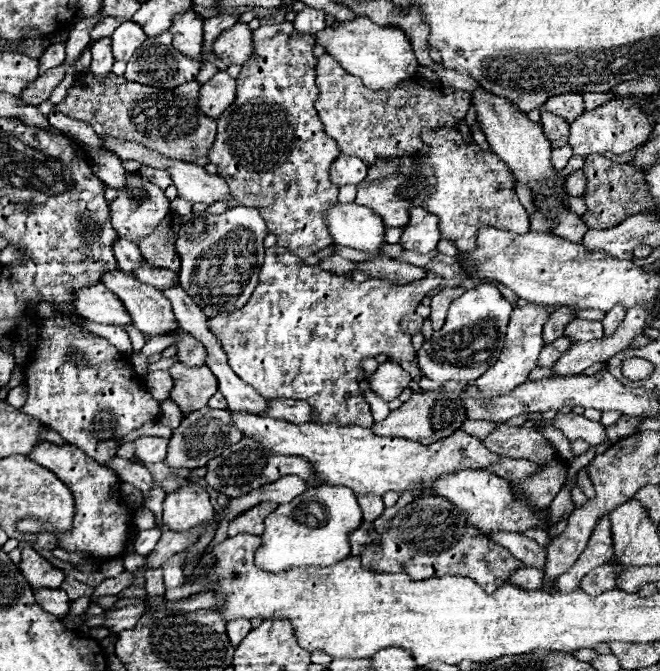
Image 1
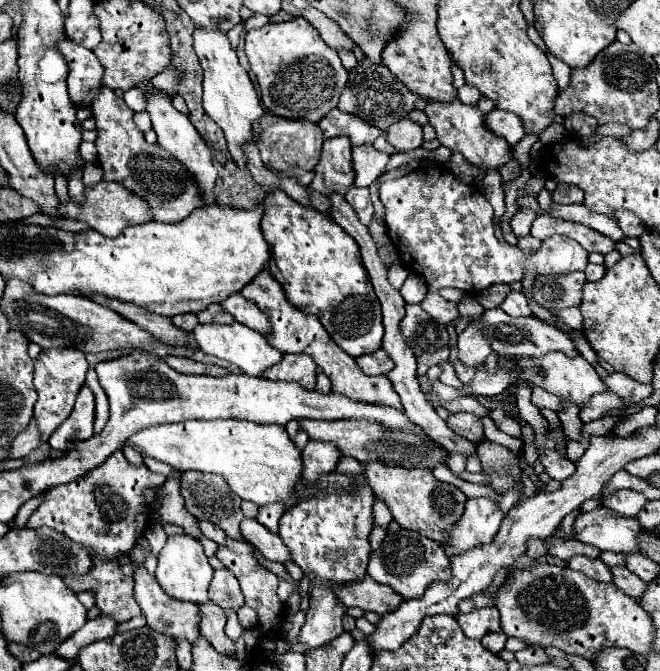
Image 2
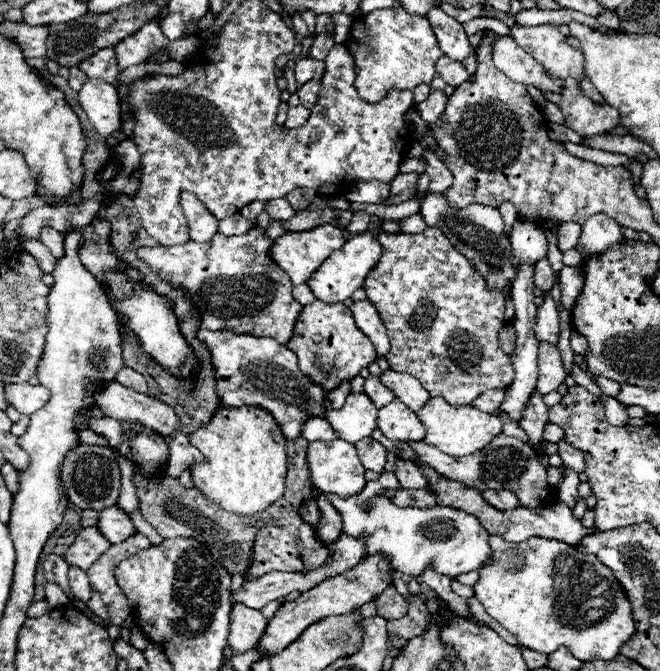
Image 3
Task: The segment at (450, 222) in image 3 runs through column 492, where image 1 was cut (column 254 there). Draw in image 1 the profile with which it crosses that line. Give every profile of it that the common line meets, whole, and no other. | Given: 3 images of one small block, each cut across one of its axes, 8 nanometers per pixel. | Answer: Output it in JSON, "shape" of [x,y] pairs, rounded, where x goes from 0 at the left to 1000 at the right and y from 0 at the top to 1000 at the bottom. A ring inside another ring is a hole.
{"shape":[[[361,307],[330,322],[315,316],[309,319],[288,316],[276,325],[276,337],[267,355],[267,376],[276,385],[276,399],[270,405],[270,414],[276,420],[276,429],[282,429],[282,438],[294,444],[294,450],[306,459],[306,465],[315,474],[336,465],[358,465],[382,441],[391,423],[394,396],[400,390],[400,352],[403,352],[403,334],[388,310]]]}

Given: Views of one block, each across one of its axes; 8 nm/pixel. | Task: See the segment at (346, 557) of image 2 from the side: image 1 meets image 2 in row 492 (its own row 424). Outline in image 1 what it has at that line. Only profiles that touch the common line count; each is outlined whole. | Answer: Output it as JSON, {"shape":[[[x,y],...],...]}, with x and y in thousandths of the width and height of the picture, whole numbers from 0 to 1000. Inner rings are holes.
{"shape":[[[427,367],[403,373],[403,390],[394,402],[391,426],[376,447],[376,453],[355,468],[333,468],[315,477],[318,495],[333,507],[339,525],[345,528],[348,548],[379,572],[400,593],[445,593],[464,596],[473,605],[473,629],[479,632],[530,632],[561,638],[567,632],[561,602],[542,578],[552,566],[548,534],[588,531],[600,539],[627,537],[630,525],[624,519],[621,501],[606,492],[606,471],[624,468],[636,447],[658,429],[664,429],[670,414],[658,405],[633,423],[591,423],[585,417],[555,417],[536,423],[530,414],[506,411],[485,396],[464,396],[452,382],[439,379]]]}

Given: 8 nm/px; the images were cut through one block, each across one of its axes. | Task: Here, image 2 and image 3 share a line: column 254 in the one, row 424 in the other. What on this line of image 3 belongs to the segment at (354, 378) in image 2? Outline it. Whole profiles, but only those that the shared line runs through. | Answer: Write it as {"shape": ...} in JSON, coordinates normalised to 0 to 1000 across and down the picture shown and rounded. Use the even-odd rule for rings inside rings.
{"shape":[[[303,492],[300,504],[312,510],[321,525],[321,539],[327,545],[327,584],[336,605],[388,605],[403,611],[412,617],[436,656],[448,656],[455,650],[458,632],[467,623],[494,623],[491,596],[497,584],[488,575],[473,572],[470,563],[452,548],[452,531],[415,504],[355,498],[345,492]]]}

